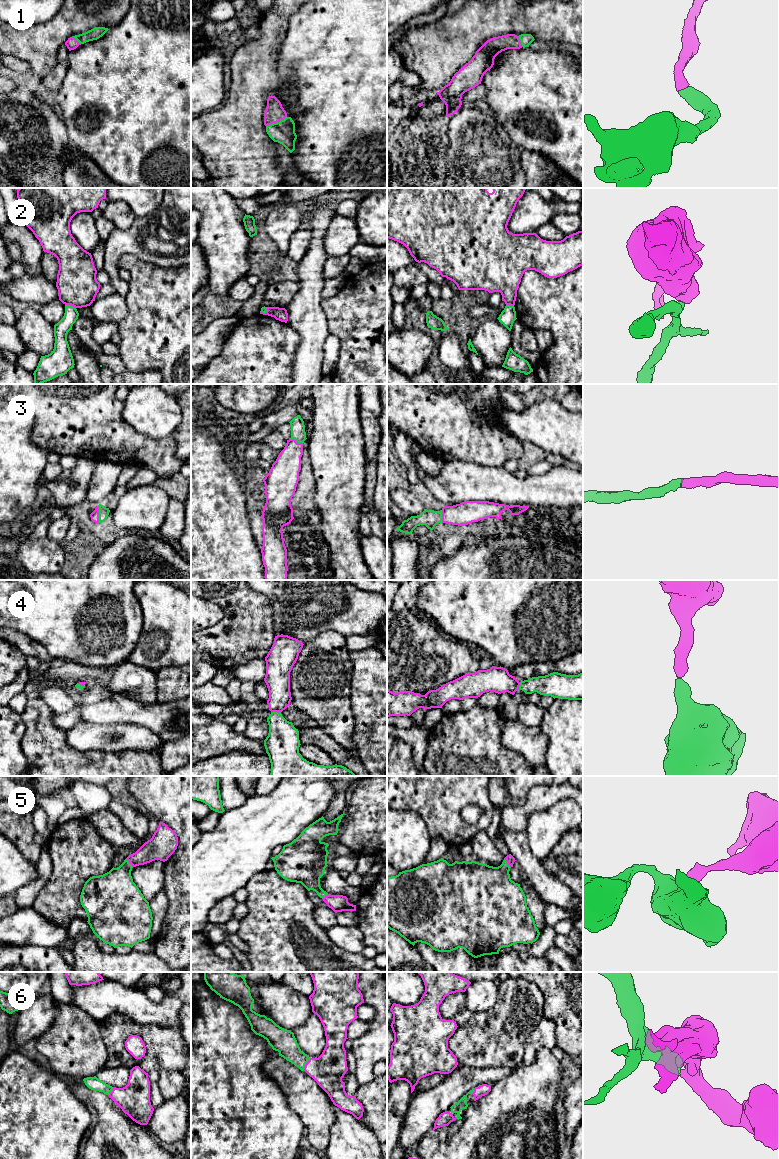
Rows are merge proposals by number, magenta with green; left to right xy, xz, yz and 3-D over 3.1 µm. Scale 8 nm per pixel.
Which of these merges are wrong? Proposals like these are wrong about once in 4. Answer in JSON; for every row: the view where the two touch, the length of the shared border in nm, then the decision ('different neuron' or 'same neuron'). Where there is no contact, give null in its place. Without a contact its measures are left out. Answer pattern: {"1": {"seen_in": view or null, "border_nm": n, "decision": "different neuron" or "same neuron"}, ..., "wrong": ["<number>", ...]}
{"1": {"seen_in": "xz", "border_nm": 190, "decision": "same neuron"}, "2": {"seen_in": "xy", "border_nm": 90, "decision": "different neuron"}, "3": {"seen_in": "xy", "border_nm": 140, "decision": "same neuron"}, "4": {"seen_in": "xz", "border_nm": 80, "decision": "same neuron"}, "5": {"seen_in": "yz", "border_nm": 90, "decision": "same neuron"}, "6": {"seen_in": "xz", "border_nm": 120, "decision": "same neuron"}, "wrong": ["2"]}

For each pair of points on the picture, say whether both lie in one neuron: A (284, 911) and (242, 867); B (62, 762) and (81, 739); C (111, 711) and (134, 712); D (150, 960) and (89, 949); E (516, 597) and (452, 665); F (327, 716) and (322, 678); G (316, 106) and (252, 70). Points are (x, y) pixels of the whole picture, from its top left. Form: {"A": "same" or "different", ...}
{"A": "different", "B": "different", "C": "same", "D": "same", "E": "different", "F": "same", "G": "different"}

